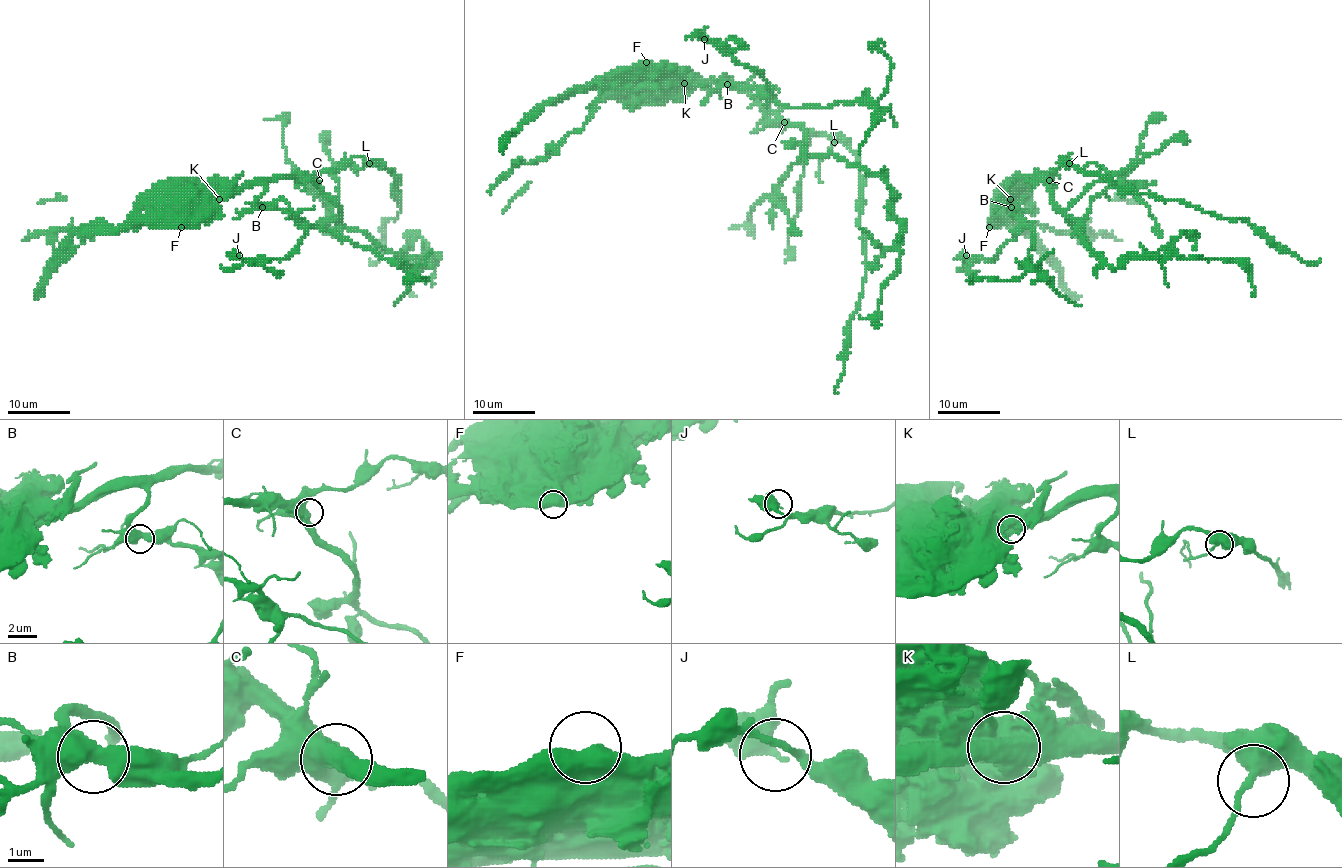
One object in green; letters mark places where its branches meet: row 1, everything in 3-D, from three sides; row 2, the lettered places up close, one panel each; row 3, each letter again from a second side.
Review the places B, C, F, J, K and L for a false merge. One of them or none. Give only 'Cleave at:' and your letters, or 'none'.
Cleave at: K

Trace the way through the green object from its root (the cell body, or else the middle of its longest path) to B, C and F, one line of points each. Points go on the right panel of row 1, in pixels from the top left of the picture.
B: (1007, 197), (1004, 193), (1007, 193), (1007, 184), (1003, 199), (1011, 207)
C: (1007, 197), (1004, 193), (1007, 193), (1007, 185), (1017, 177), (1046, 177), (1049, 180)
F: (1007, 197), (1007, 208), (989, 227)

